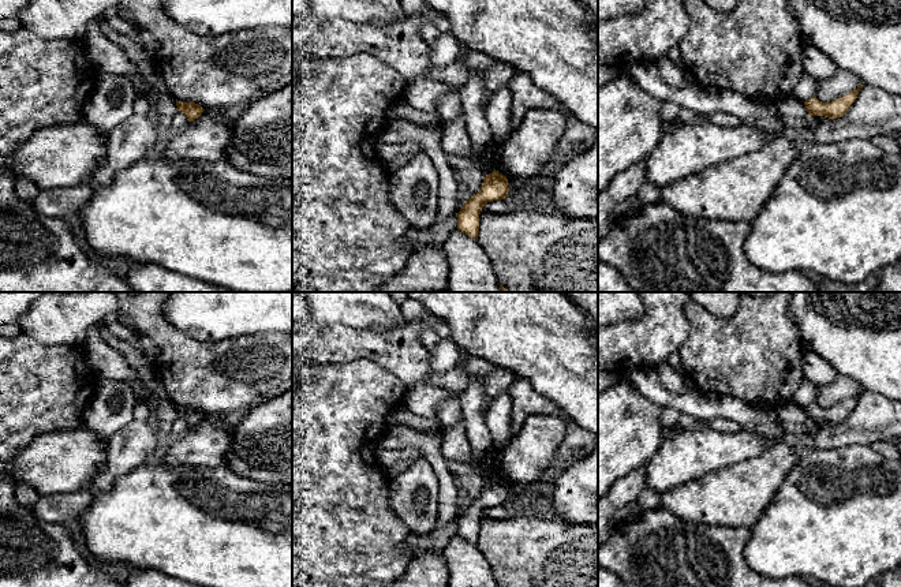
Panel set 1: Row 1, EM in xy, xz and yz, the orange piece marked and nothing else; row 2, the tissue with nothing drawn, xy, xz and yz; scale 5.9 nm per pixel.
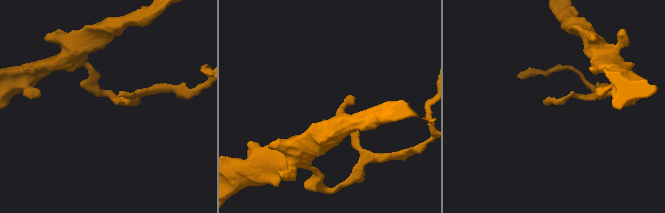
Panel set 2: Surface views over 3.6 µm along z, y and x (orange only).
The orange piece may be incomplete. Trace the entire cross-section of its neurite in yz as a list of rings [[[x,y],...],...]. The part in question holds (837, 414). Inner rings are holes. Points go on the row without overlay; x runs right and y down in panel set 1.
[[[861,389],[857,395],[846,399],[845,401],[831,408],[822,408],[816,403],[812,403],[811,405],[804,407],[804,411],[807,414],[810,423],[825,422],[829,425],[837,425],[844,422],[850,414],[850,411],[855,408],[855,405],[857,404],[859,397],[863,392],[864,389]]]

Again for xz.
[[[498,476],[483,482],[481,496],[474,500],[457,519],[457,535],[476,545],[479,539],[479,520],[487,508],[505,505],[509,498],[506,482]]]

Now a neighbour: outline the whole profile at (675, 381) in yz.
[[[668,362],[657,367],[661,385],[670,393],[683,395],[695,388],[693,381],[678,369],[673,369]]]

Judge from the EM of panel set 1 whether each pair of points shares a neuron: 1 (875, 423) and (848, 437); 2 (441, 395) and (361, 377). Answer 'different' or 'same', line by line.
1: same
2: different

